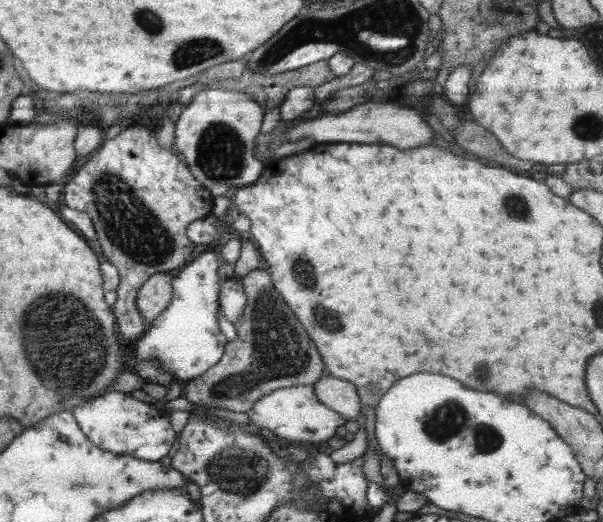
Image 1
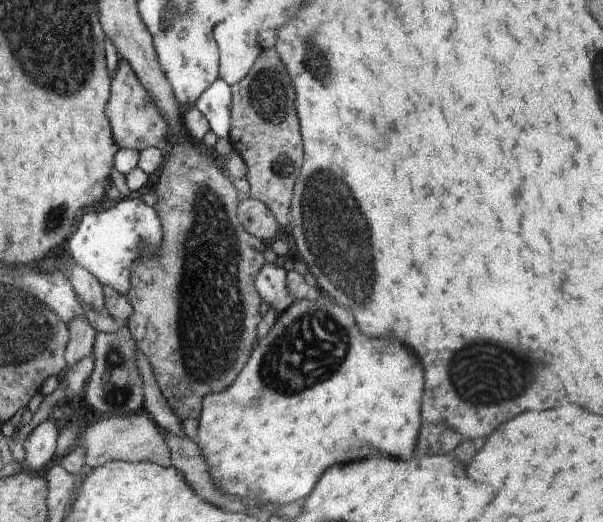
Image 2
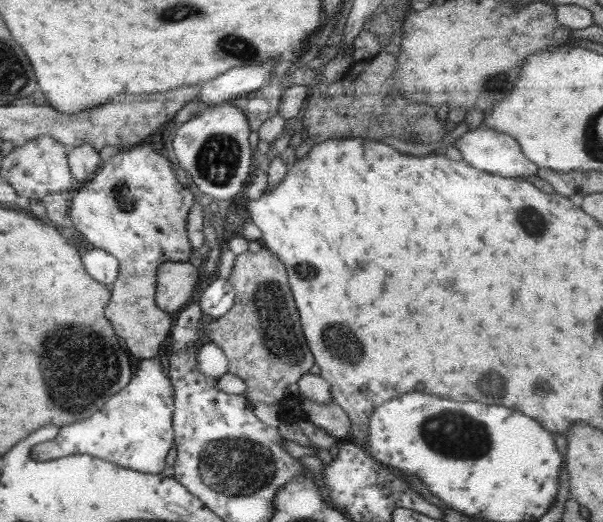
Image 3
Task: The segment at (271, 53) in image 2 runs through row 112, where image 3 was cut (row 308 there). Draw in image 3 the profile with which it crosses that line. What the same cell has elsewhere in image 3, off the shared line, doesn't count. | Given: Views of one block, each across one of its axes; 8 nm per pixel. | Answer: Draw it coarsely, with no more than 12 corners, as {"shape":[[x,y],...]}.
{"shape":[[235,255],[233,307],[204,326],[276,405],[314,366],[284,263]]}

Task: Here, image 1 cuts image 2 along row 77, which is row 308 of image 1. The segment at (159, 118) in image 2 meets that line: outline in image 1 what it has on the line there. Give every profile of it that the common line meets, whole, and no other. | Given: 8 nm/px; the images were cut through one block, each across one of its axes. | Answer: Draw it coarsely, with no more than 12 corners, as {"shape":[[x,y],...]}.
{"shape":[[122,128],[63,183],[119,272],[138,340],[152,274],[175,273],[215,196],[158,129]]}

